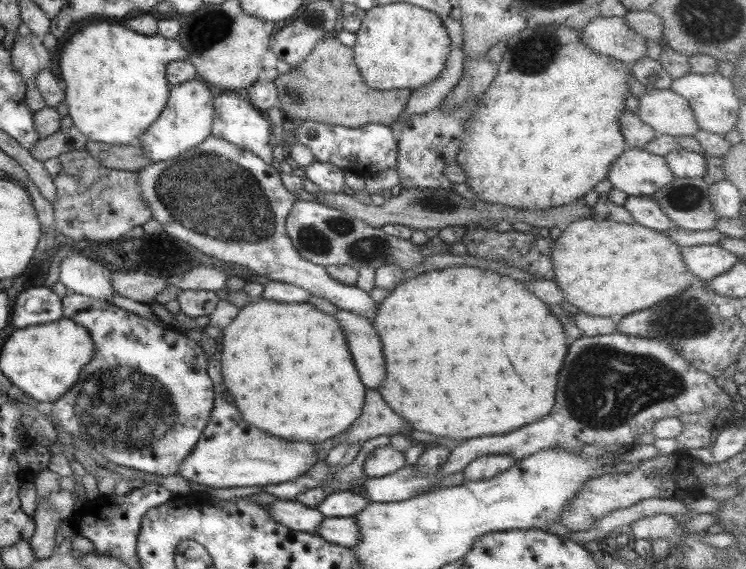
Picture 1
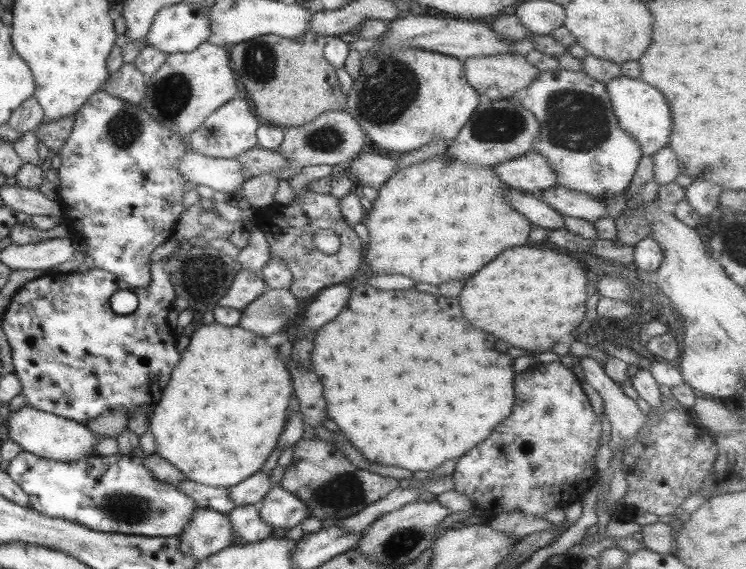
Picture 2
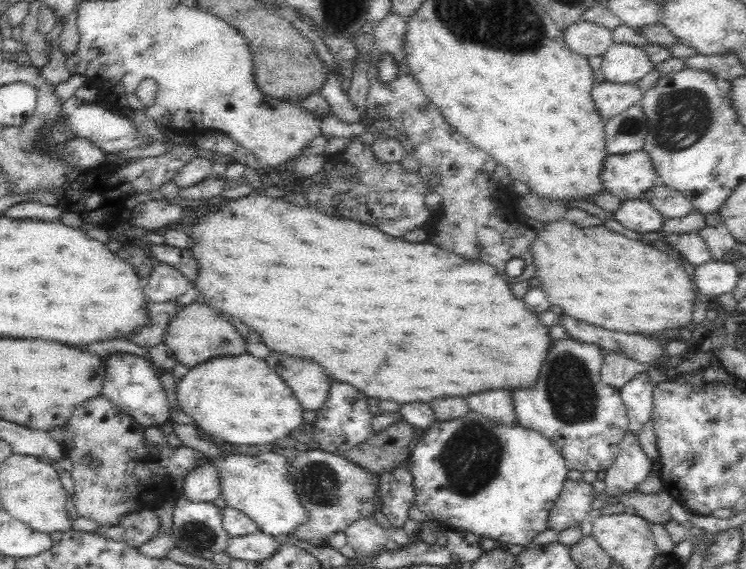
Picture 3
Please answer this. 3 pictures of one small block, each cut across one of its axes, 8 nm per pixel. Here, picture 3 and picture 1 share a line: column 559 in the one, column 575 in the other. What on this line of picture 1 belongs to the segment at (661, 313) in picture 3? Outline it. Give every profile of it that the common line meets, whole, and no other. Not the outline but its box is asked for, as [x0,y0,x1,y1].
[551,219,700,317]

